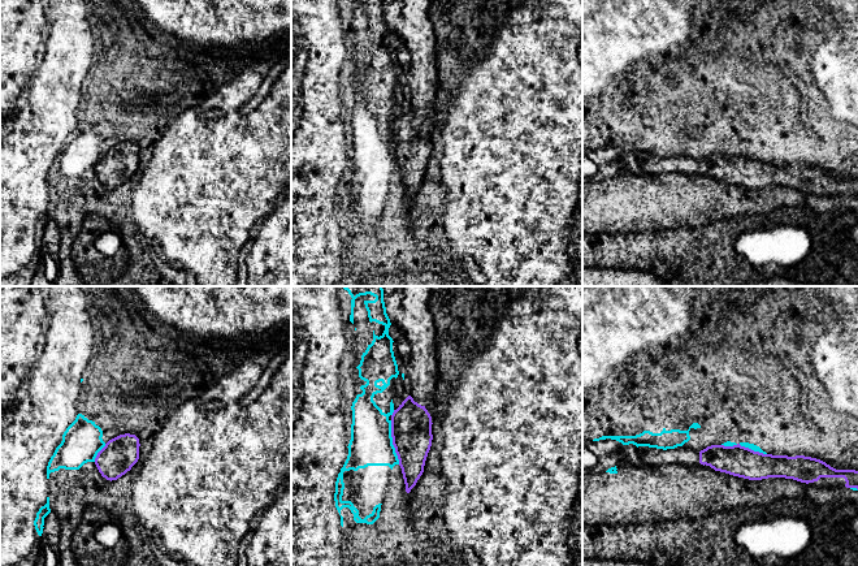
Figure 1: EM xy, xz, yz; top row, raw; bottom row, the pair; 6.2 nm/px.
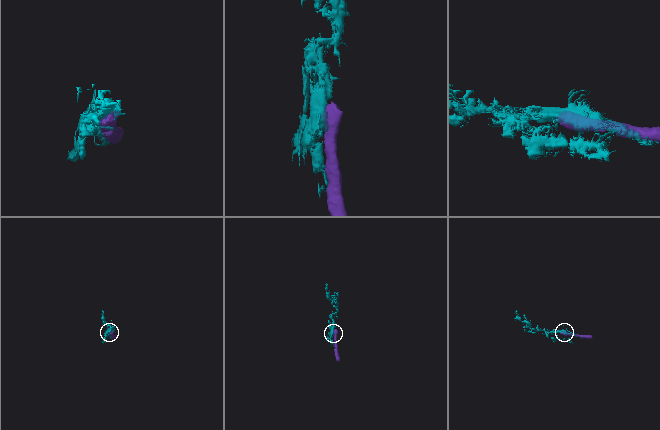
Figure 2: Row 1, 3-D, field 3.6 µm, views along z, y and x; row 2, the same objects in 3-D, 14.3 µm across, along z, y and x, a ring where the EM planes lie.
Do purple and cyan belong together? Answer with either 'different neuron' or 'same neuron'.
different neuron

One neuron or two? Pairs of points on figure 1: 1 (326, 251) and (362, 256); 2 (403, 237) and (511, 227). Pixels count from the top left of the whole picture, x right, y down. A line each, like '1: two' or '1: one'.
1: two
2: two

